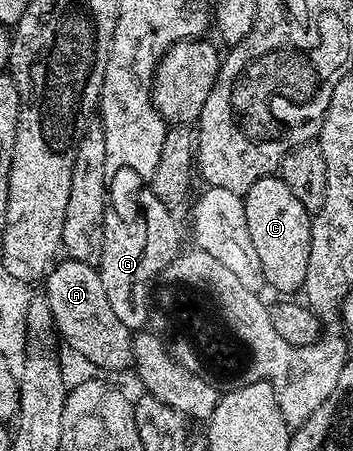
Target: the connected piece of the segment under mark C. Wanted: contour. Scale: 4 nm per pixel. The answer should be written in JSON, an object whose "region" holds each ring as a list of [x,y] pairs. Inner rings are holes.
{"region":[[[277,174],[262,176],[243,196],[245,222],[249,226],[249,238],[257,249],[261,262],[263,283],[279,294],[295,294],[302,289],[305,274],[309,270],[309,242],[311,241],[312,213],[301,206],[293,190]]]}

